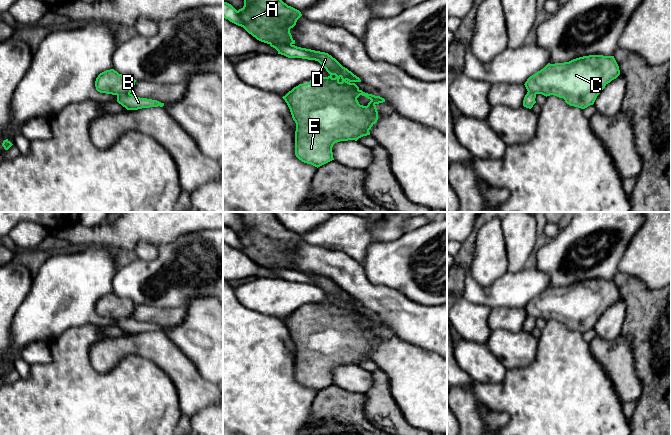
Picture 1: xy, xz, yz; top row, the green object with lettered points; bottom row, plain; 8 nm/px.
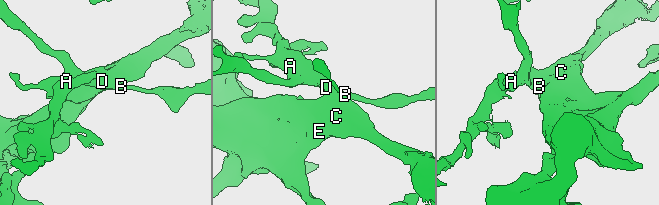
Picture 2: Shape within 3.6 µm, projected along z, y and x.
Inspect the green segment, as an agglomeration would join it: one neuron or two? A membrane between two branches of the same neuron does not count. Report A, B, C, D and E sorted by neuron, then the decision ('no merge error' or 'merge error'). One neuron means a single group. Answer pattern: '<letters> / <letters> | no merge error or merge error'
A C D E / B | merge error

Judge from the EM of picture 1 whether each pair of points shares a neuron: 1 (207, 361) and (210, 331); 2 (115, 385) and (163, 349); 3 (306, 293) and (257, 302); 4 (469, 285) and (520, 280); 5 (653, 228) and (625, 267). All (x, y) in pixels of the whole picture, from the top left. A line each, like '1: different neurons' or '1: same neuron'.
1: same neuron
2: different neurons
3: same neuron
4: same neuron
5: same neuron

